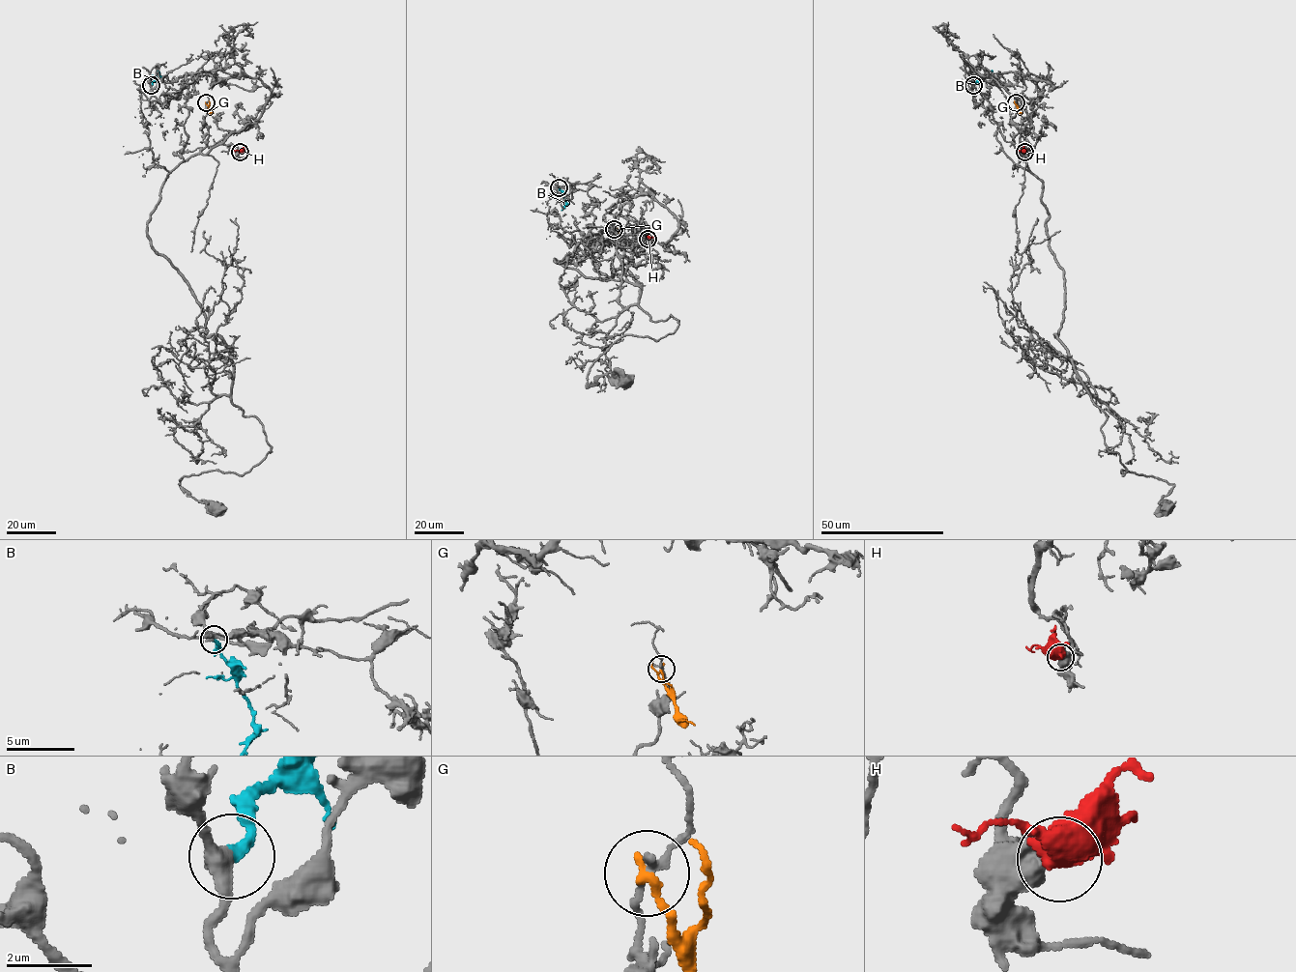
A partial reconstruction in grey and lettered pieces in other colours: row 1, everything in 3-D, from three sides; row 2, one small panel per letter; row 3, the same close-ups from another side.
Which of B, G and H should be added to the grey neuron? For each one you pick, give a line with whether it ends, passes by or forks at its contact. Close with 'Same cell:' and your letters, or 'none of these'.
B: It ends there
Same cell: B

